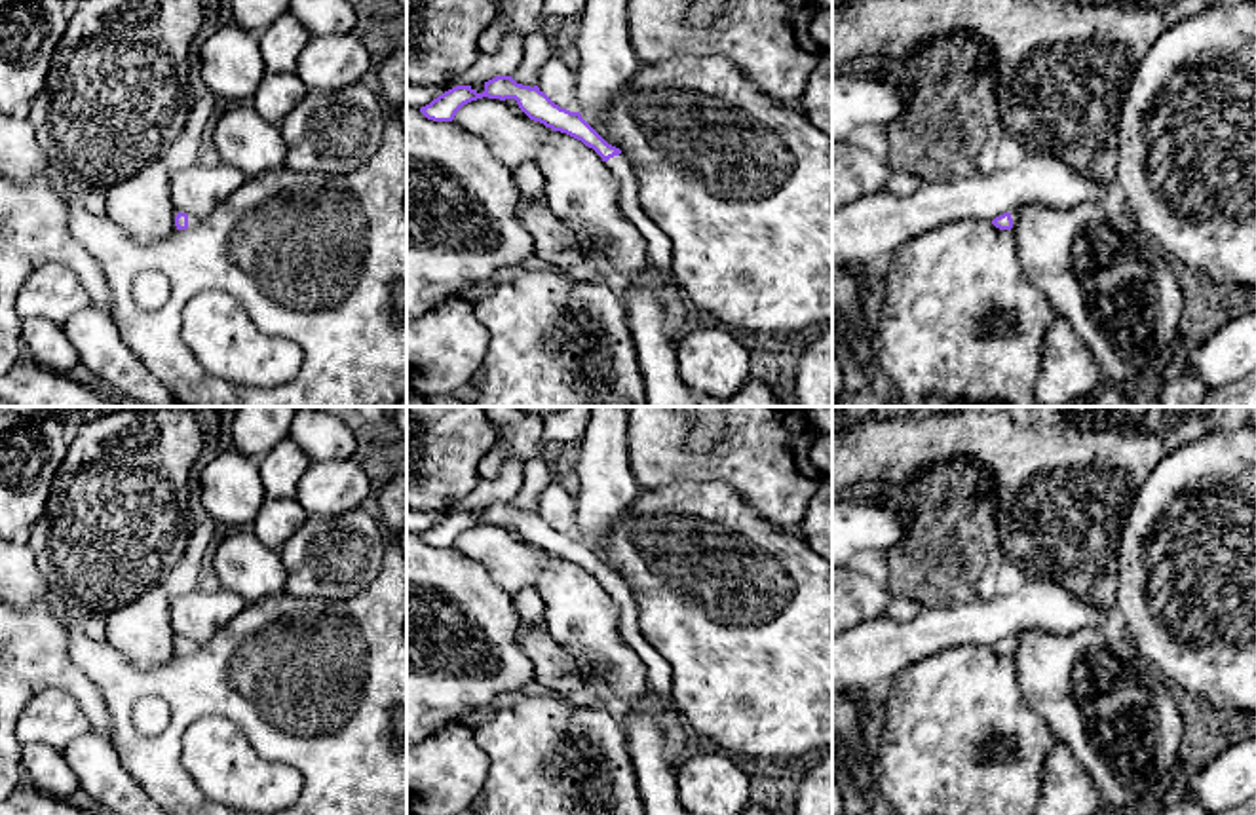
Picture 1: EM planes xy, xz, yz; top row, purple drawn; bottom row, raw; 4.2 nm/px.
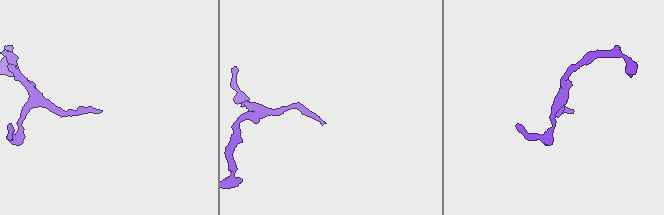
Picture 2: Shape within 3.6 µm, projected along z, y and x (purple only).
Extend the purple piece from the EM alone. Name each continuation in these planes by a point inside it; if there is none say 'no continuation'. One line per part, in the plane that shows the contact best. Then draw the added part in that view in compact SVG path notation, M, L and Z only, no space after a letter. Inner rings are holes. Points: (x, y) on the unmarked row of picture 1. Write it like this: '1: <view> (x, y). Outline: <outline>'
1: xz (658, 671). Outline: M619 579L604 589L614 597L614 600L619 606L619 633L625 644L629 644L646 665L650 688L661 695L663 711L675 711L671 699L671 667L642 638L637 625L638 610L629 585L623 579Z

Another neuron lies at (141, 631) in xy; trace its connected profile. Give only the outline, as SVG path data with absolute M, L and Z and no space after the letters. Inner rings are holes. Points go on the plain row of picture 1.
M162 585L148 589L131 604L108 614L106 642L135 667L154 669L177 657L169 597Z

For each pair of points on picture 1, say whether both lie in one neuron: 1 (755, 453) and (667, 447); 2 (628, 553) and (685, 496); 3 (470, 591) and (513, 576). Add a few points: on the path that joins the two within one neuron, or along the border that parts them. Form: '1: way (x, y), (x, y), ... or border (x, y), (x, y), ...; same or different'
1: way (734, 458), (688, 462); same
2: way (626, 532), (629, 527), (650, 527), (664, 510); same
3: border (460, 551), (472, 557), (512, 595); different

